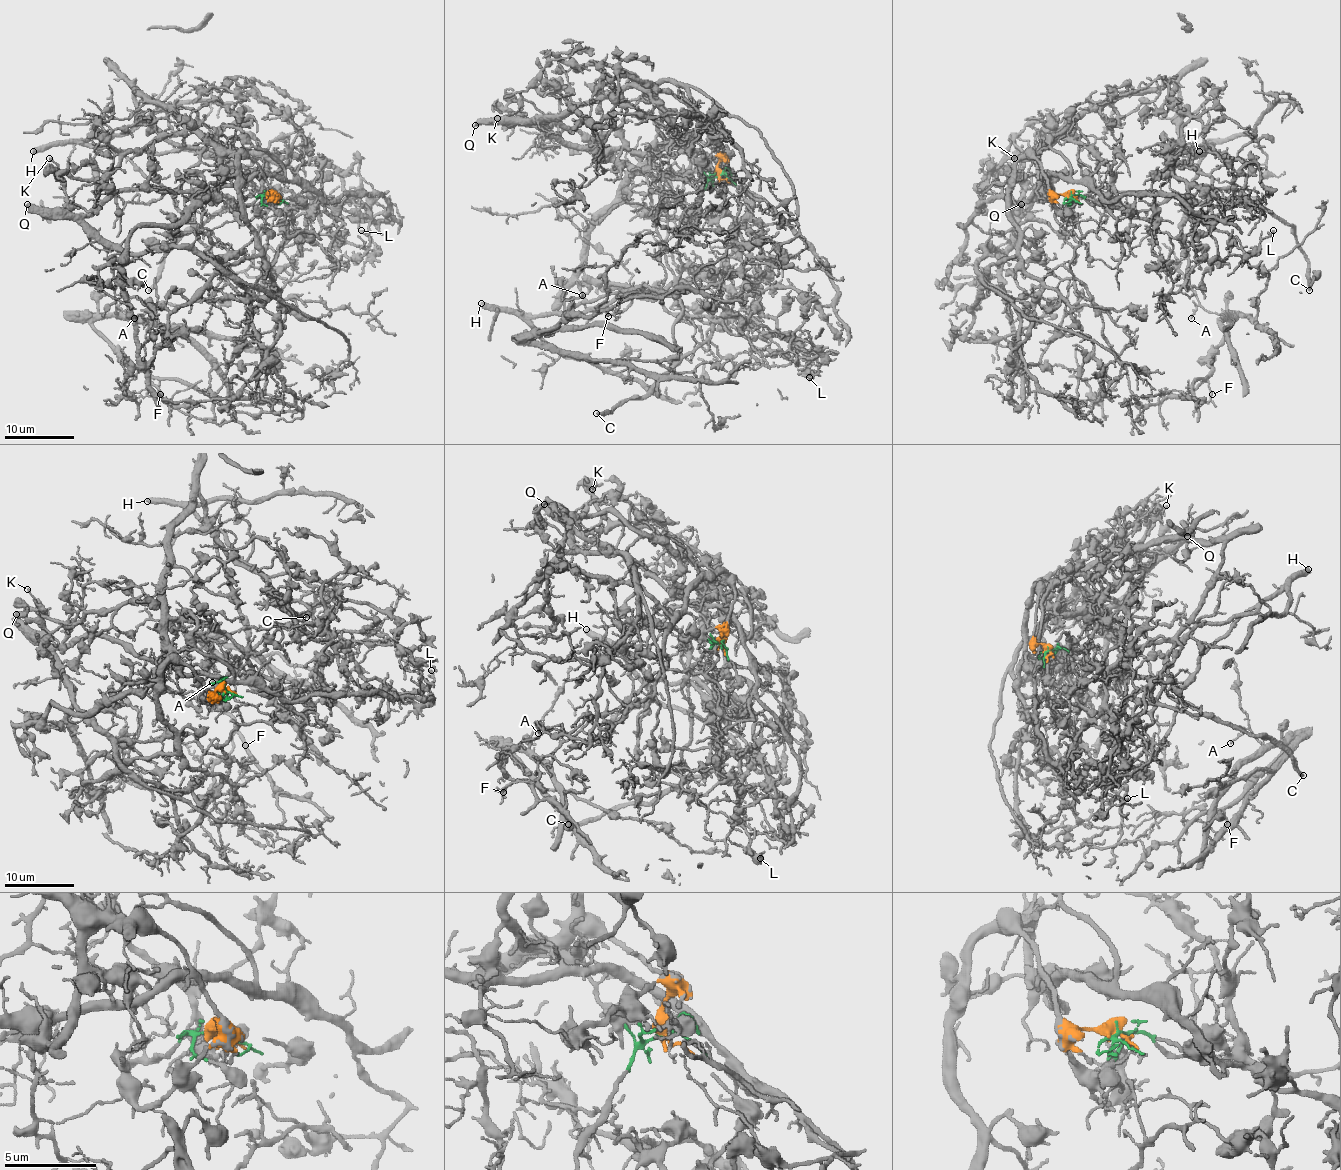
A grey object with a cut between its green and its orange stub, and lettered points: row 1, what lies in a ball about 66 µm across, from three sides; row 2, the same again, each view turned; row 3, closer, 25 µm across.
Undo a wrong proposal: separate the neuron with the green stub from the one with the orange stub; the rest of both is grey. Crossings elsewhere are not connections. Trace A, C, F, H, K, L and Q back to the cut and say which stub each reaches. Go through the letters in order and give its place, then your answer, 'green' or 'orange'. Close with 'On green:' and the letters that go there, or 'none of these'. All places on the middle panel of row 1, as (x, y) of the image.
A: (582, 295) | orange
C: (596, 413) | green
F: (608, 316) | orange
H: (481, 303) | orange
K: (497, 118) | orange
L: (809, 377) | orange
Q: (475, 125) | orange
On green: C

